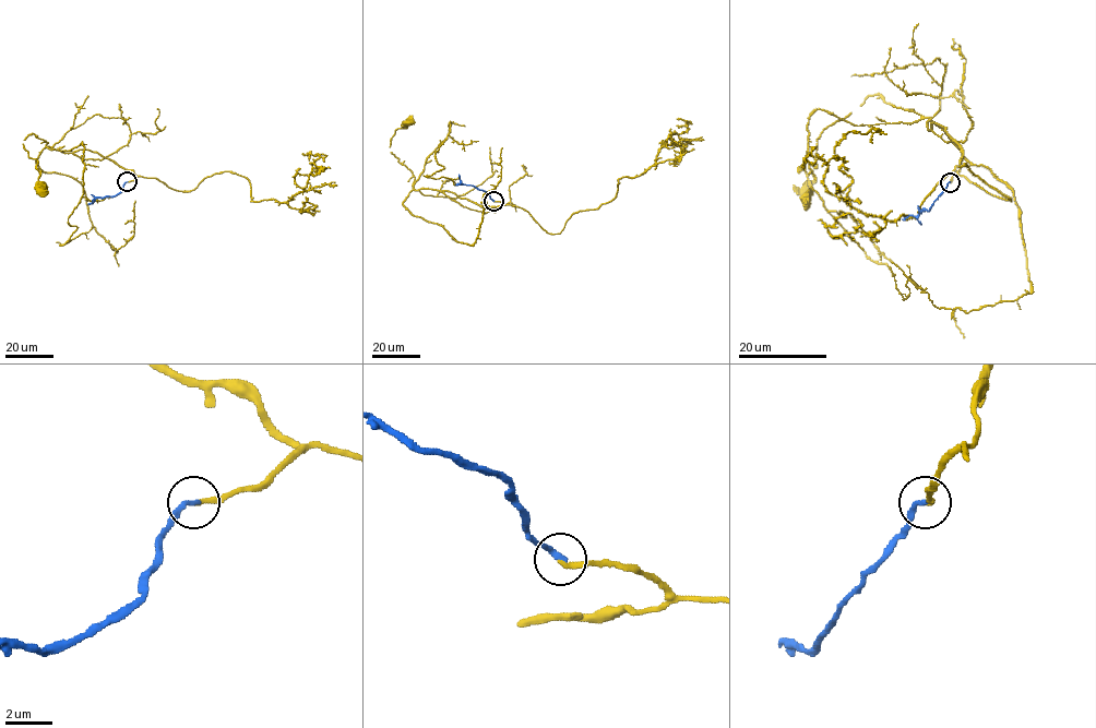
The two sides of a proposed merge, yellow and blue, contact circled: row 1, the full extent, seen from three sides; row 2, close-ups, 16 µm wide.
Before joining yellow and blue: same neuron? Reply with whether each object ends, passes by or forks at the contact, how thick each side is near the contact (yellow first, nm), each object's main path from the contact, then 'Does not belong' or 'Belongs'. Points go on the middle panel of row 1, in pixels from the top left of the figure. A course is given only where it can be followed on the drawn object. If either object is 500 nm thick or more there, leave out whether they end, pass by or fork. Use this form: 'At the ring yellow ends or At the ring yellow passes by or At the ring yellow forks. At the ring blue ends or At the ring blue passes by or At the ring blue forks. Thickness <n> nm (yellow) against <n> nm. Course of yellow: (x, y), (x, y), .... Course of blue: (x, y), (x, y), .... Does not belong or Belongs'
At the ring yellow ends. At the ring blue ends. Thickness 220 nm (yellow) against 240 nm. Course of yellow: (493, 201), (504, 204), (481, 207), (420, 189), (403, 203), (473, 245), (484, 194), (500, 179), (501, 148). Course of blue: (493, 201), (481, 189), (463, 185), (459, 175). Belongs

